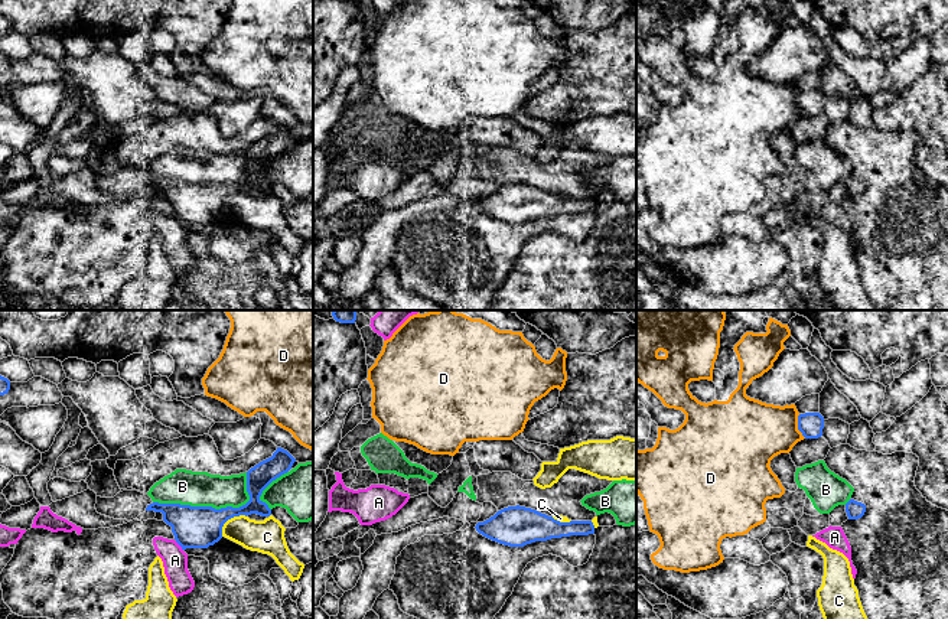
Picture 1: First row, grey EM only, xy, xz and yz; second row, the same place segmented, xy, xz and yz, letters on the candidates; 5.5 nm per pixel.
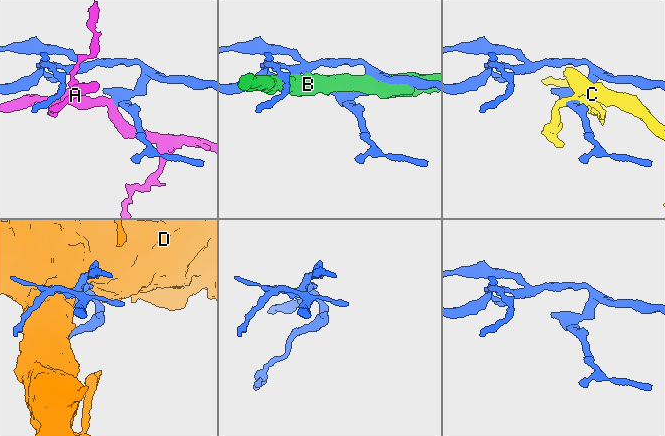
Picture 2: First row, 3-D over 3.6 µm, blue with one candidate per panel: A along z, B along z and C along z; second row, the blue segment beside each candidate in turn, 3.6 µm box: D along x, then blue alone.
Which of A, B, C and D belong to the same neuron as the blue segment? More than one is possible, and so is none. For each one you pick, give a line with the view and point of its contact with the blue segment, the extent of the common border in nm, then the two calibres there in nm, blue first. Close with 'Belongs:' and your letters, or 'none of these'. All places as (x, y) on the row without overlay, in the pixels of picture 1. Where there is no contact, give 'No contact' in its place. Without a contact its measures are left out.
Belongs: none of these

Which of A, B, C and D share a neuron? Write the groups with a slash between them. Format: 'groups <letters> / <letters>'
groups A / B / C / D

